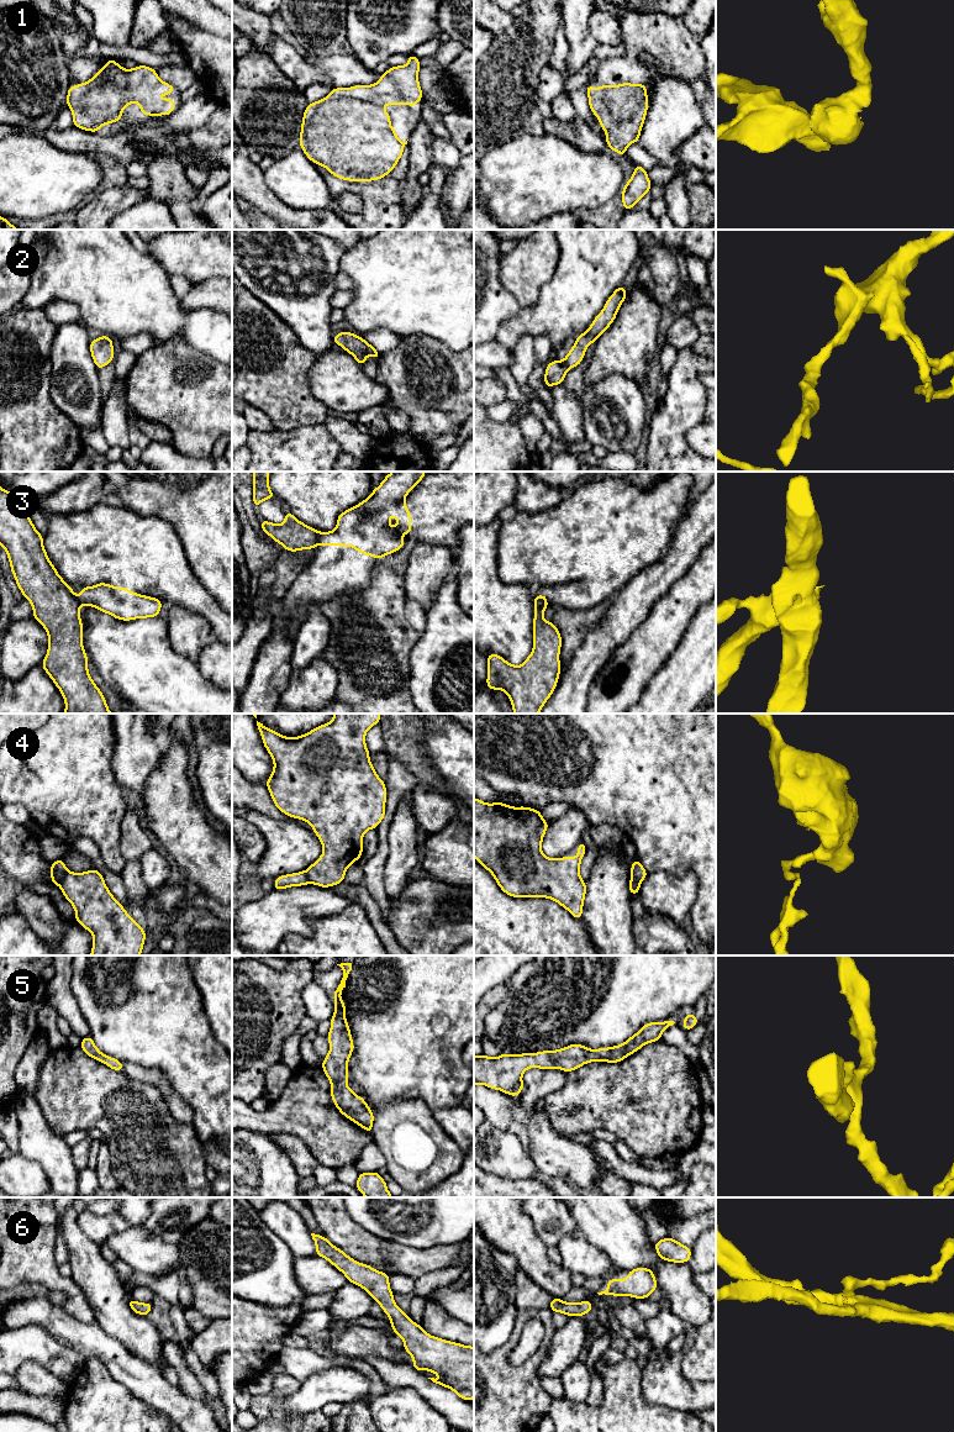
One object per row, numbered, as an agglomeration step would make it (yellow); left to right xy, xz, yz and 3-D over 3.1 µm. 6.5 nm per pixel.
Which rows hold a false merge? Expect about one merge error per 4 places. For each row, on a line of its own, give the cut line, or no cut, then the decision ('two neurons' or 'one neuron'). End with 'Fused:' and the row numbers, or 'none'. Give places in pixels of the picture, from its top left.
1: cut none; one neuron
2: cut none; one neuron
3: cut xz (320, 532), (316, 543); two neurons
4: cut xy (68, 872), (58, 884); two neurons
5: cut none; one neuron
6: cut none; one neuron
Fused: 3, 4

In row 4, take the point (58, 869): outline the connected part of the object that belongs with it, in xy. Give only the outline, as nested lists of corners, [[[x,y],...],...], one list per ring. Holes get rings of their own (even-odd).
[[[58,859],[51,863],[51,880],[53,885],[59,885],[68,873],[68,869],[63,862],[63,859]]]

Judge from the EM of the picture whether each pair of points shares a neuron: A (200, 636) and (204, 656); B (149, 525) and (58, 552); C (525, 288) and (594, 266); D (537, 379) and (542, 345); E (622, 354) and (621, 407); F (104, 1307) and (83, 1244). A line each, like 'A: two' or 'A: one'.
A: one
B: one
C: two
D: one
E: two
F: one

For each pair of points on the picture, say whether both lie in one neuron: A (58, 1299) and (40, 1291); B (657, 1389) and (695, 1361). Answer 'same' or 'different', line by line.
A: same
B: different

